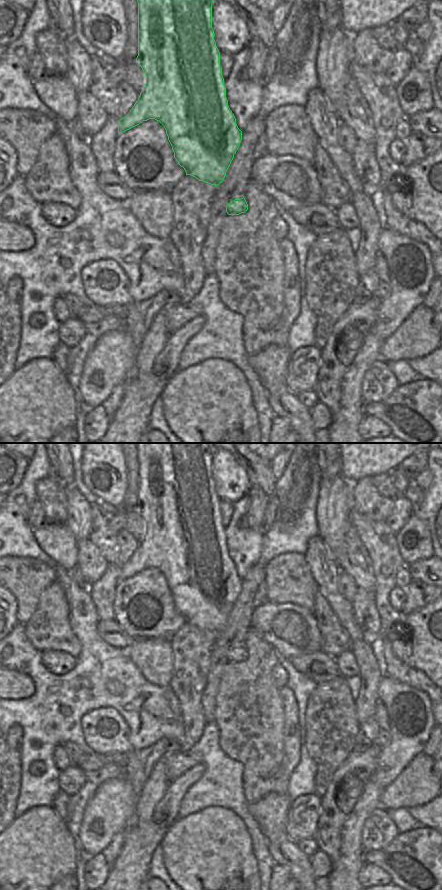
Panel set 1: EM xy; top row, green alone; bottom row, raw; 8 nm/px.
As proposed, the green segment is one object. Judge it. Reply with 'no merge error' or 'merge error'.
no merge error

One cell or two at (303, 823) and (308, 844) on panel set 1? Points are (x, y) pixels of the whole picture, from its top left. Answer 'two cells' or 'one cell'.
two cells

